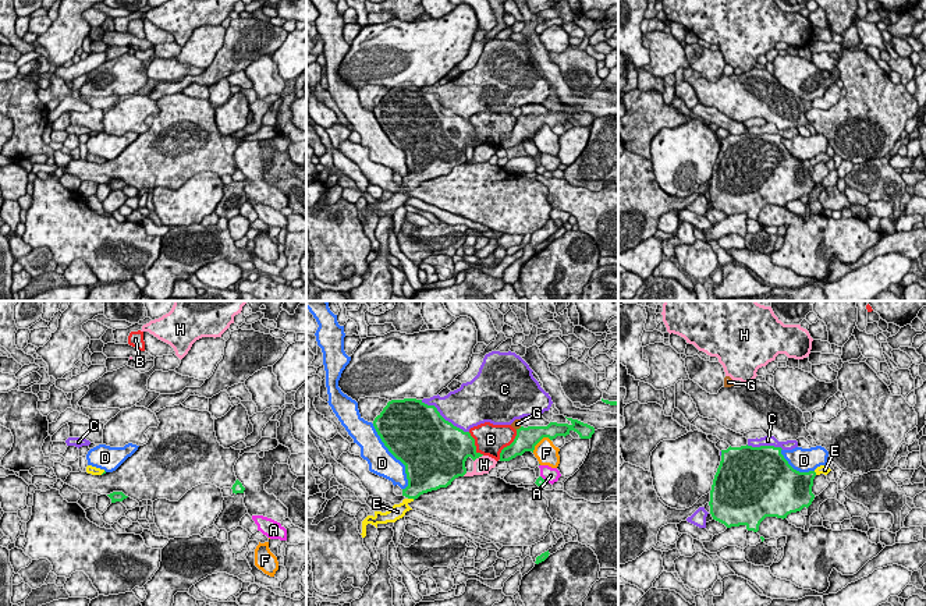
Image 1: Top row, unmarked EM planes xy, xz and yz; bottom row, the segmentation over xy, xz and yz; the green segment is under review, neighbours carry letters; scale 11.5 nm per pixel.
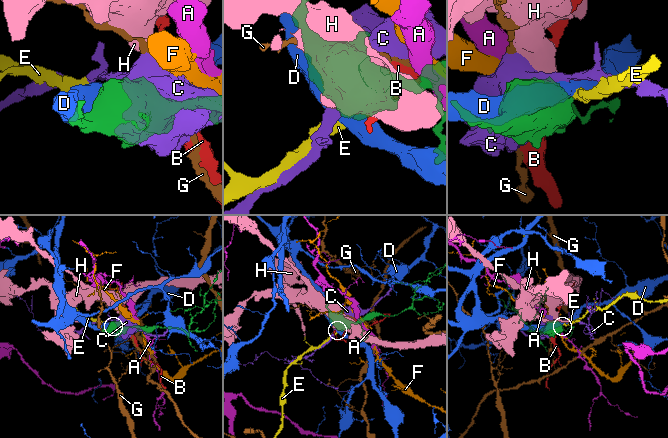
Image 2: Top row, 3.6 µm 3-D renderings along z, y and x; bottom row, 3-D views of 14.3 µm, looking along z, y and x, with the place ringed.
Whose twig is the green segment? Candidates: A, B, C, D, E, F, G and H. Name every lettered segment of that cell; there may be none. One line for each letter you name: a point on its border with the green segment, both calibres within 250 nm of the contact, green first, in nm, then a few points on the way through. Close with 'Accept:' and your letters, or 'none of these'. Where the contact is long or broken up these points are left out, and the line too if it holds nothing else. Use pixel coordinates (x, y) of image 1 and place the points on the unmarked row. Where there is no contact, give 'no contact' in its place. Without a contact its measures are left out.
E: xz (411, 185) | 320/170 nm | across xz (421, 167), (411, 185), (397, 199)
Accept: E

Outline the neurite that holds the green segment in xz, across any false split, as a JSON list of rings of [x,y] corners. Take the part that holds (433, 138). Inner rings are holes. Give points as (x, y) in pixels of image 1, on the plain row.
[[[391,88],[375,106],[373,114],[389,139],[405,153],[408,174],[405,185],[389,199],[375,199],[362,209],[362,226],[366,213],[395,210],[407,199],[408,192],[421,182],[447,176],[466,162],[465,149],[483,142],[476,139],[475,127],[469,120],[446,109],[434,93],[422,88]]]

